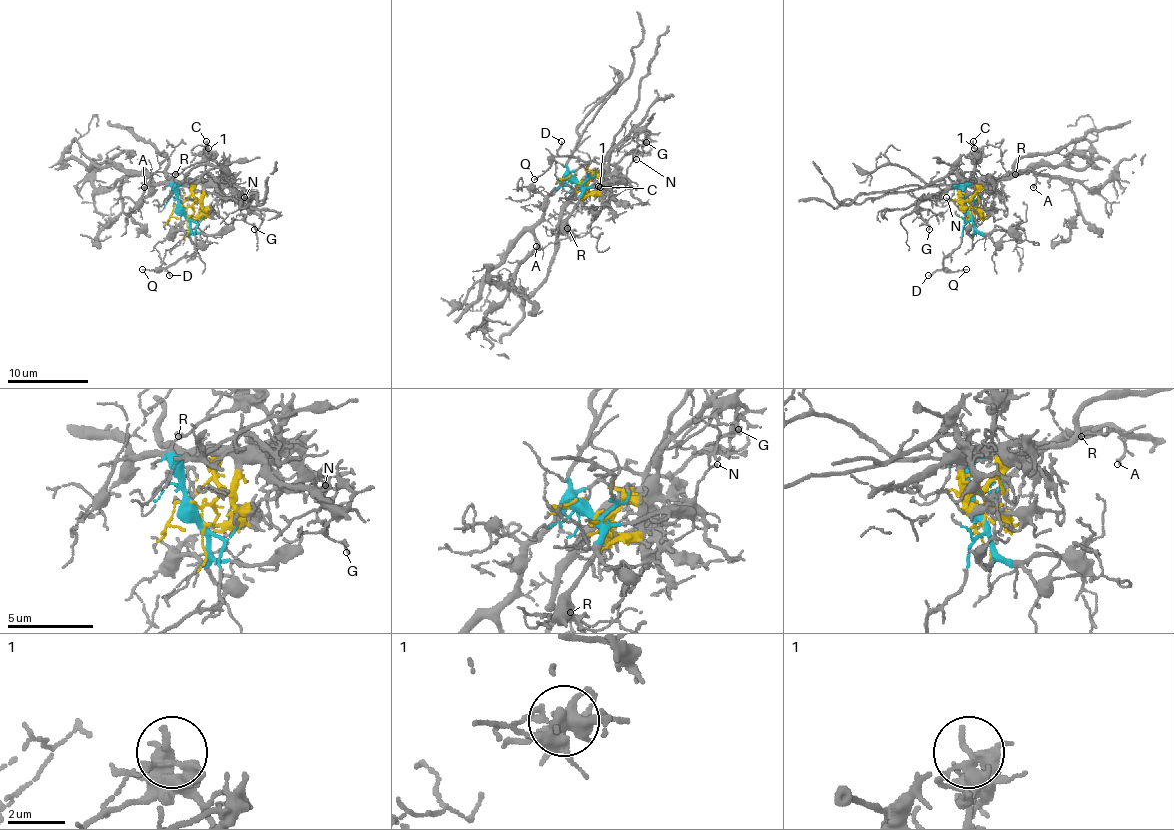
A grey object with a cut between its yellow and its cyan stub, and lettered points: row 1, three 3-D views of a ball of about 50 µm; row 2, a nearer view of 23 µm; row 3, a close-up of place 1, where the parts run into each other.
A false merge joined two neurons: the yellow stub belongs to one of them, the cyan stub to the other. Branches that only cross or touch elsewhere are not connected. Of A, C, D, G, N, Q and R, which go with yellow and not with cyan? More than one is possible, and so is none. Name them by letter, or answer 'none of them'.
C, G, N

